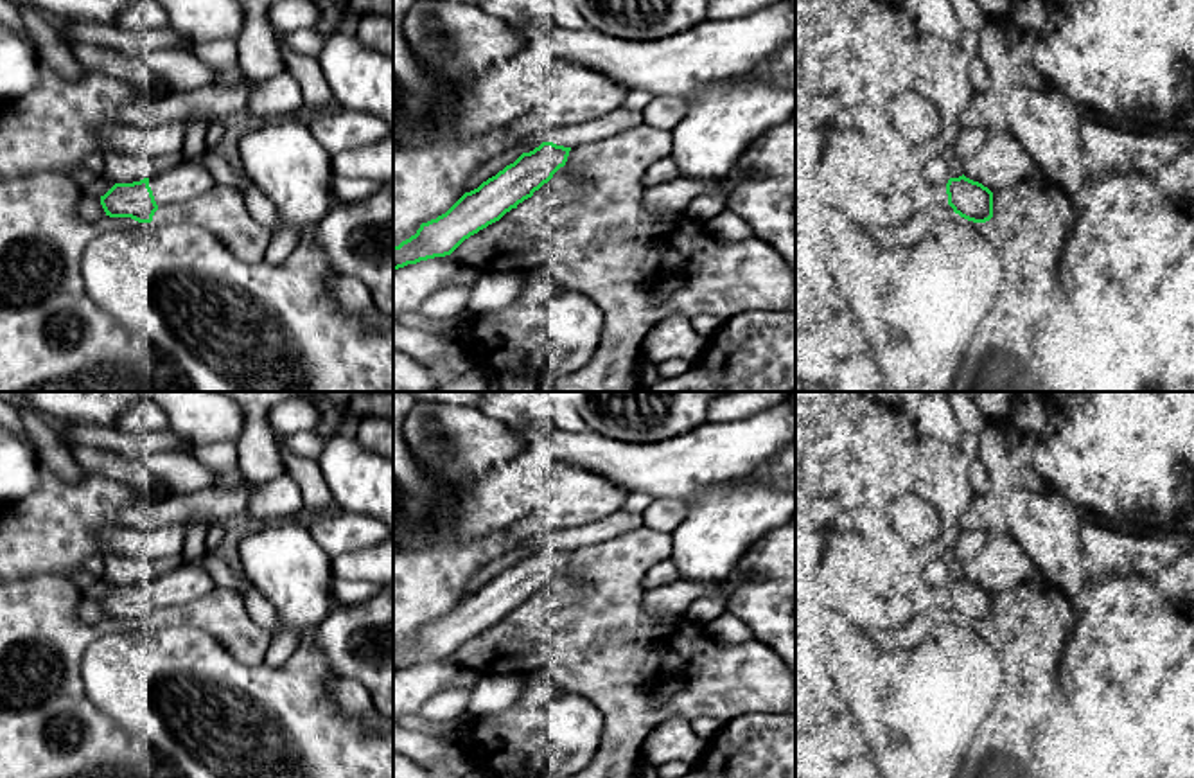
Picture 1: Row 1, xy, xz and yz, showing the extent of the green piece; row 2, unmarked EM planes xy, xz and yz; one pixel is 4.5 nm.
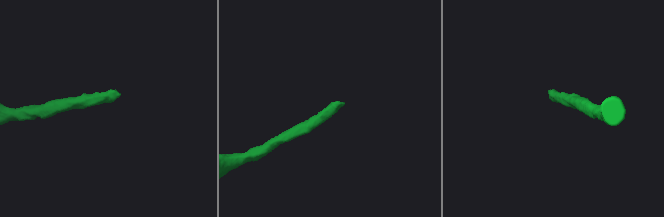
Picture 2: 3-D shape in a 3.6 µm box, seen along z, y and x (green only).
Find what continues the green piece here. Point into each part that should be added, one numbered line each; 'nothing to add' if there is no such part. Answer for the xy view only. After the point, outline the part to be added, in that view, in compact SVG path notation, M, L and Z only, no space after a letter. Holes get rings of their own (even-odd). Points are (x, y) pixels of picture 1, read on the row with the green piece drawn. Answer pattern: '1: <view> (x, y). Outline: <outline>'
1: xy (187, 180). Outline: M183 158L165 172L151 172L149 187L158 207L190 201L215 187L214 176L198 162Z

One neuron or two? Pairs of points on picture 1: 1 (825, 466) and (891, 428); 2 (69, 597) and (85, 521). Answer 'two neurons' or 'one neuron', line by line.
1: one neuron
2: two neurons

